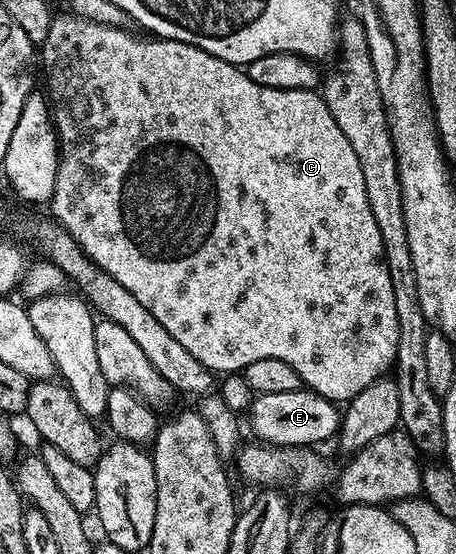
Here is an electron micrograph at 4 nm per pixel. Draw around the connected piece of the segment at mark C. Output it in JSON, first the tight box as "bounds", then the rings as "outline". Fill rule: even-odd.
{"bounds":[44,16,398,404],"outline":[[[74,16],[68,18],[55,17],[50,24],[50,31],[44,43],[46,49],[46,78],[50,81],[50,98],[52,103],[52,121],[58,135],[58,145],[60,153],[58,156],[58,171],[56,172],[56,184],[54,185],[54,197],[52,207],[57,225],[66,230],[78,241],[78,247],[97,264],[112,280],[124,284],[132,296],[140,302],[167,329],[173,340],[183,345],[211,372],[242,372],[252,360],[284,360],[302,377],[303,383],[311,391],[314,391],[322,398],[335,404],[345,404],[351,398],[355,398],[364,388],[371,386],[373,382],[379,381],[382,374],[391,369],[394,365],[396,348],[398,347],[398,321],[396,320],[396,296],[392,292],[392,276],[384,256],[384,244],[381,240],[380,228],[377,227],[376,217],[372,208],[369,207],[368,192],[365,191],[364,175],[361,172],[360,160],[356,158],[352,146],[348,142],[348,137],[340,130],[340,125],[336,124],[332,112],[329,111],[328,104],[325,103],[323,95],[314,90],[281,90],[280,88],[268,88],[264,84],[256,84],[249,73],[243,67],[234,66],[230,62],[220,60],[208,52],[204,52],[199,46],[189,46],[183,42],[171,42],[169,40],[150,40],[154,42],[141,42],[138,38],[132,38],[115,25],[105,26],[103,23],[94,23],[79,20]]]}

